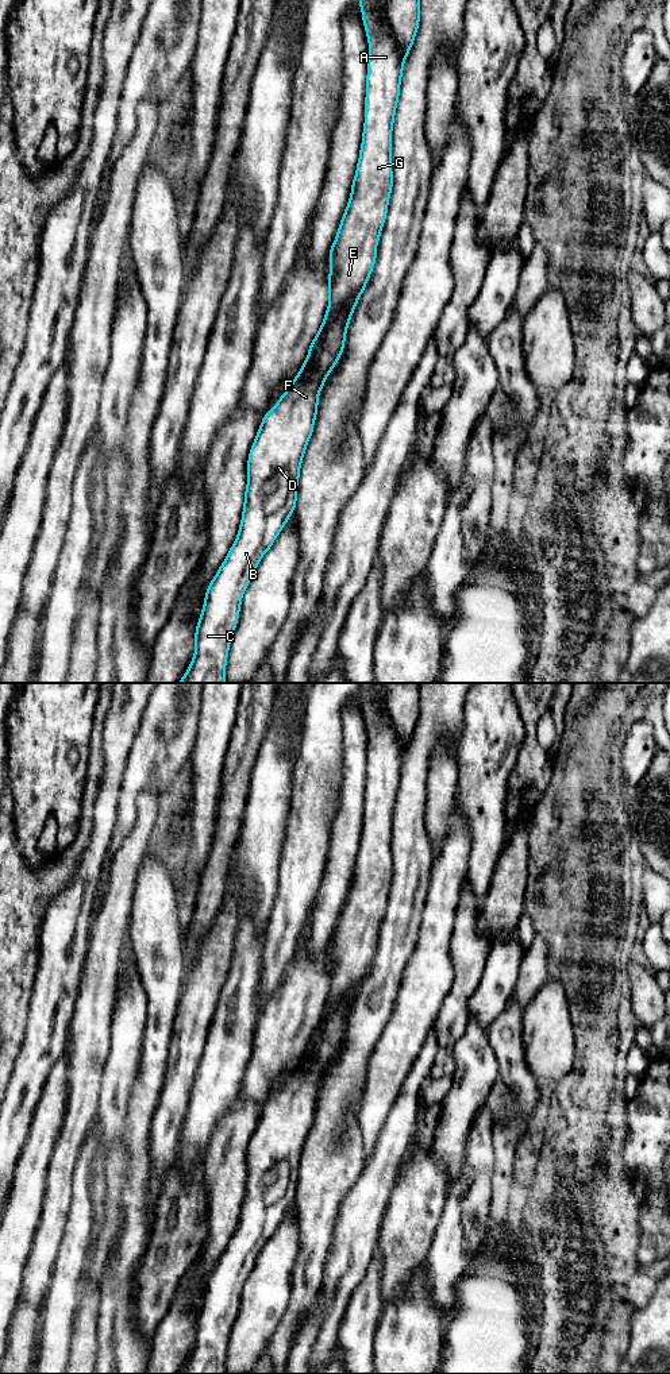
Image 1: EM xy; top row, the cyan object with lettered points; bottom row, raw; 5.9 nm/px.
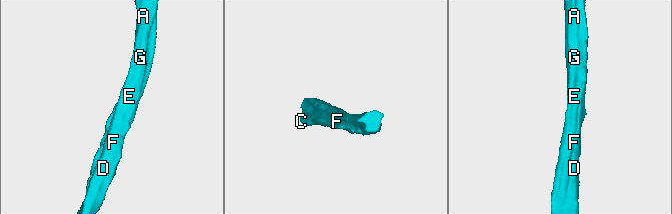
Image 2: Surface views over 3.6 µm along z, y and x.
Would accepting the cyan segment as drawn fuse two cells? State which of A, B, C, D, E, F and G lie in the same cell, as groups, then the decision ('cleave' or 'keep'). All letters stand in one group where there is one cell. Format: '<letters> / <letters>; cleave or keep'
A E G / B C D F; cleave

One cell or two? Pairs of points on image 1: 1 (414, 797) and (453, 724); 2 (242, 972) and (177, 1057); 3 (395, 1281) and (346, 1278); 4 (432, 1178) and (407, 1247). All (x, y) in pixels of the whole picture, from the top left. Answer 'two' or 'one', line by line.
1: one
2: two
3: two
4: one

